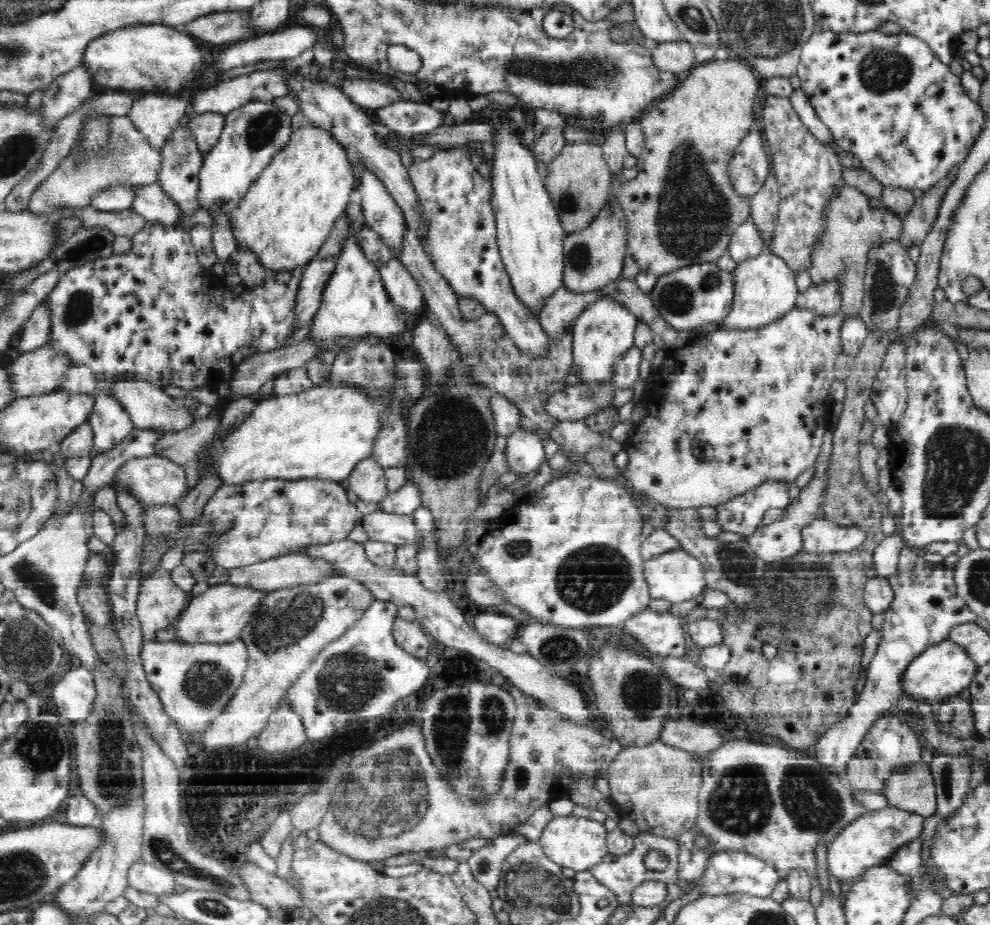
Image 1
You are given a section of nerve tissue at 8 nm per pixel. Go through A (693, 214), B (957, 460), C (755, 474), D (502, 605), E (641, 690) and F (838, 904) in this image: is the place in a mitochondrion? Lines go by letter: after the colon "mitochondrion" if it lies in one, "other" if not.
A: mitochondrion
B: mitochondrion
C: other
D: other
E: mitochondrion
F: other

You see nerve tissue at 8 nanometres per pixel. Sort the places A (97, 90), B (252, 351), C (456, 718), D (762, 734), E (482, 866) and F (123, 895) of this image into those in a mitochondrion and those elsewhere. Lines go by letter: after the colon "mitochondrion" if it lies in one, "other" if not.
A: other
B: other
C: mitochondrion
D: other
E: mitochondrion
F: other

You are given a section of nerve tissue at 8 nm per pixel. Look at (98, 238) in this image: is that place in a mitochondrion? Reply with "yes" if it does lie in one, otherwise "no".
yes

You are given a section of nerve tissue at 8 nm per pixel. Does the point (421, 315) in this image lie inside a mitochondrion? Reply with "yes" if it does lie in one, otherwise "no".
no

